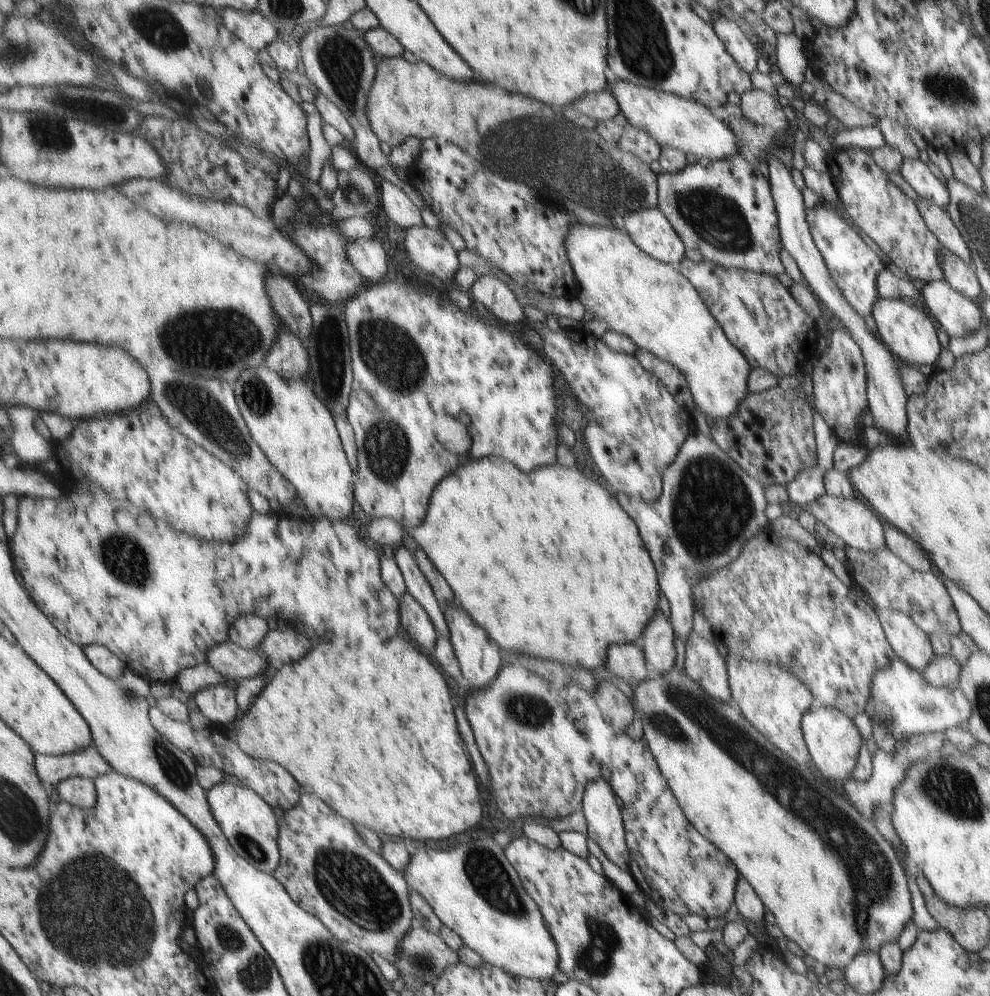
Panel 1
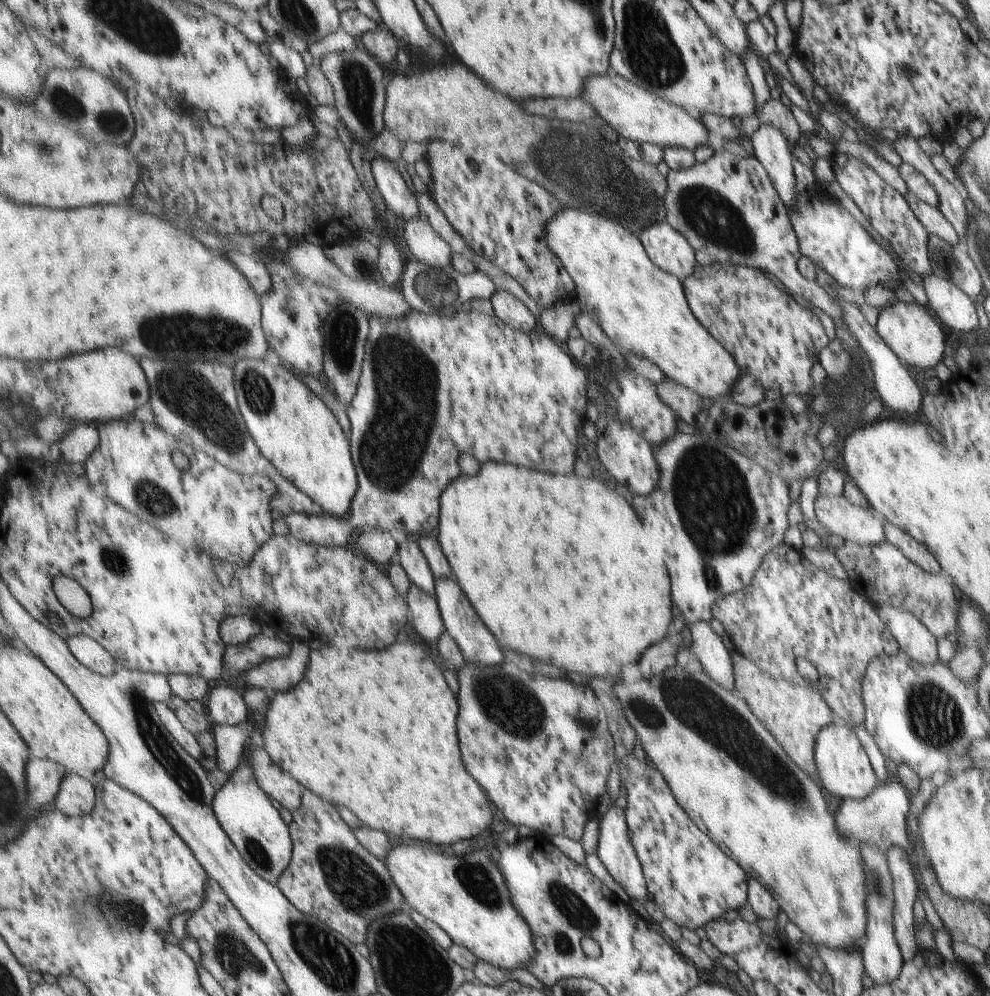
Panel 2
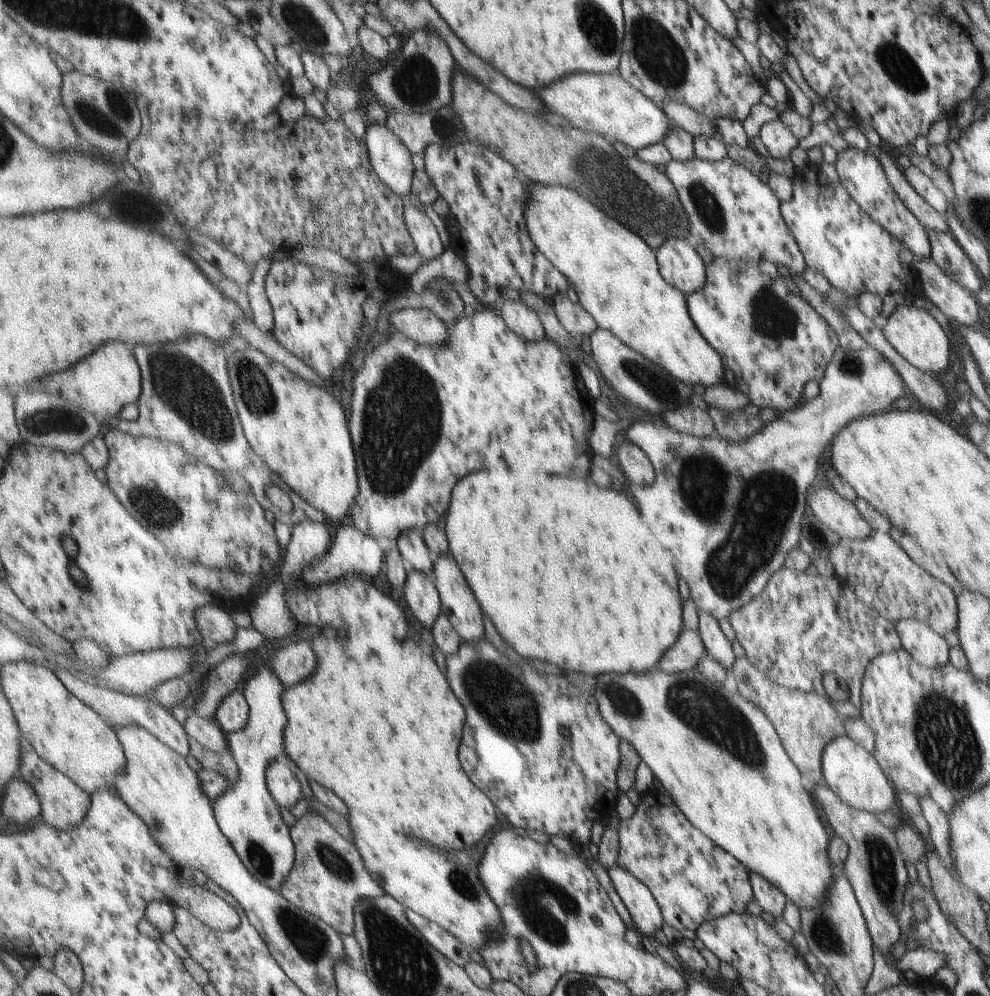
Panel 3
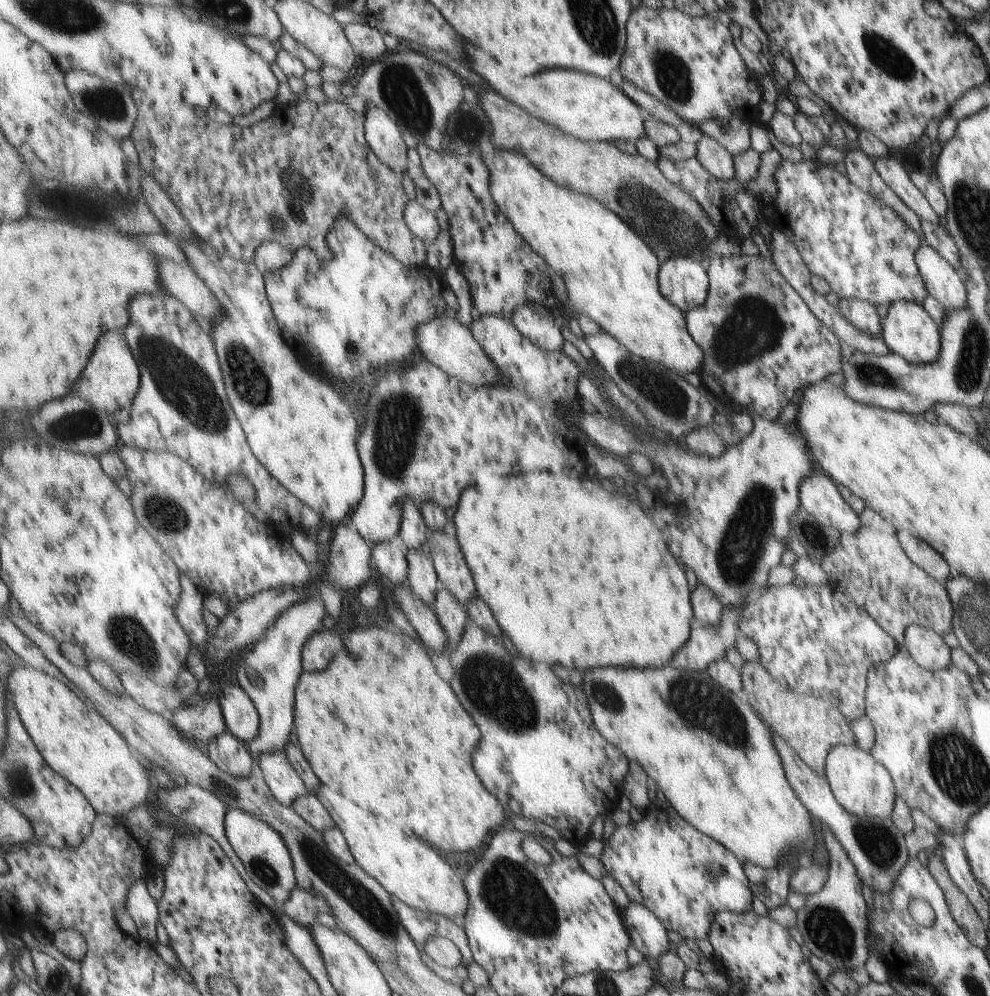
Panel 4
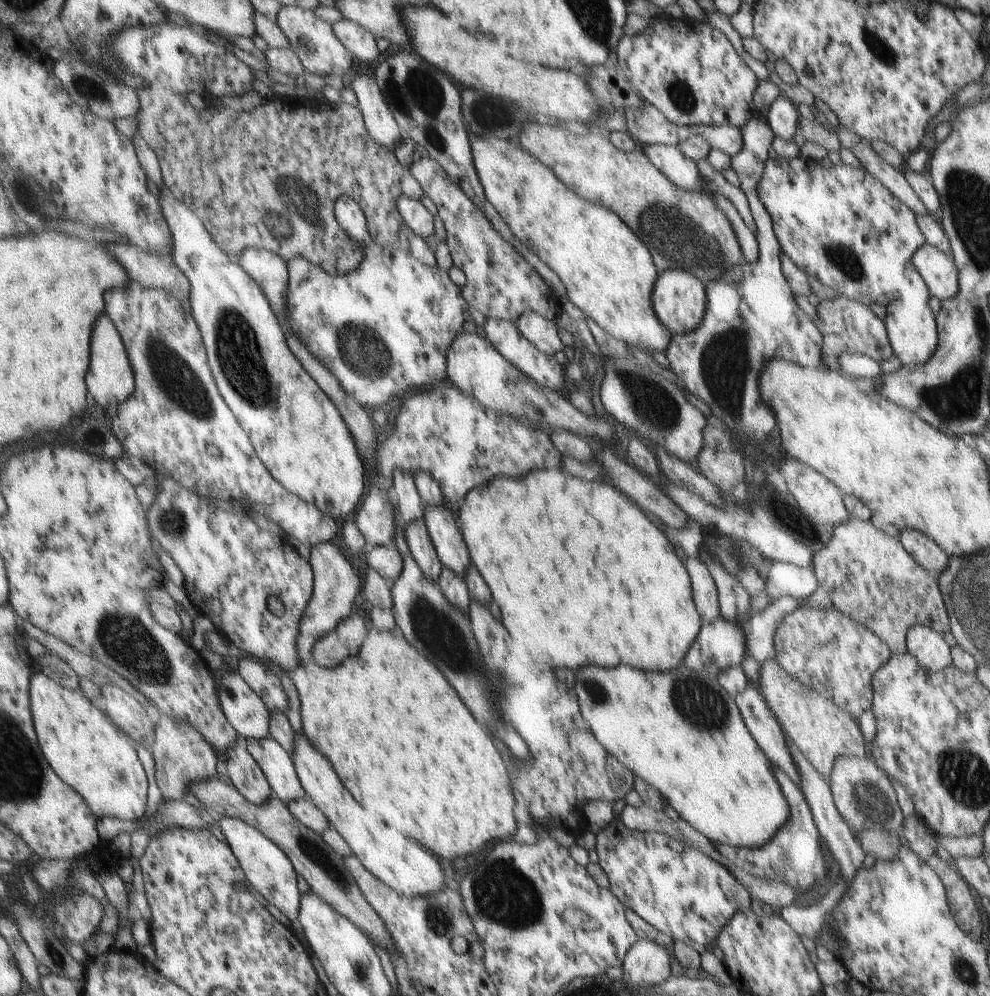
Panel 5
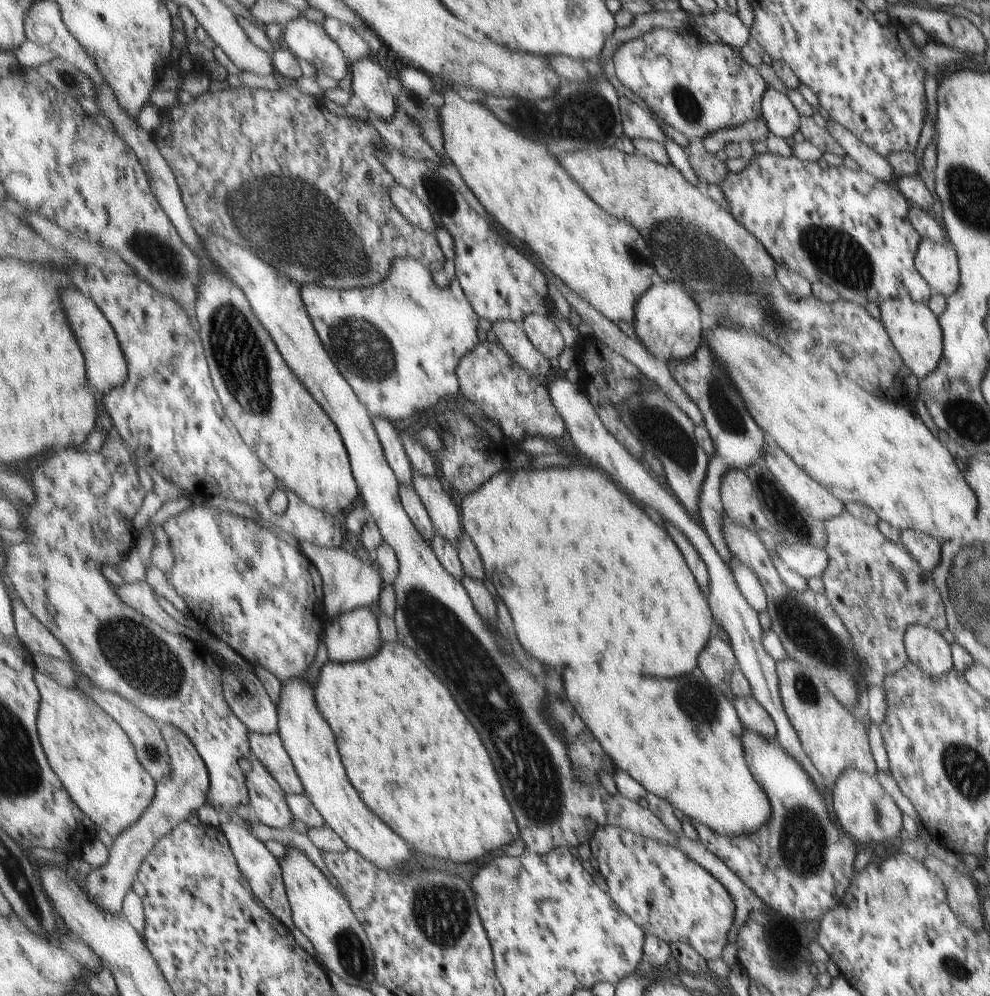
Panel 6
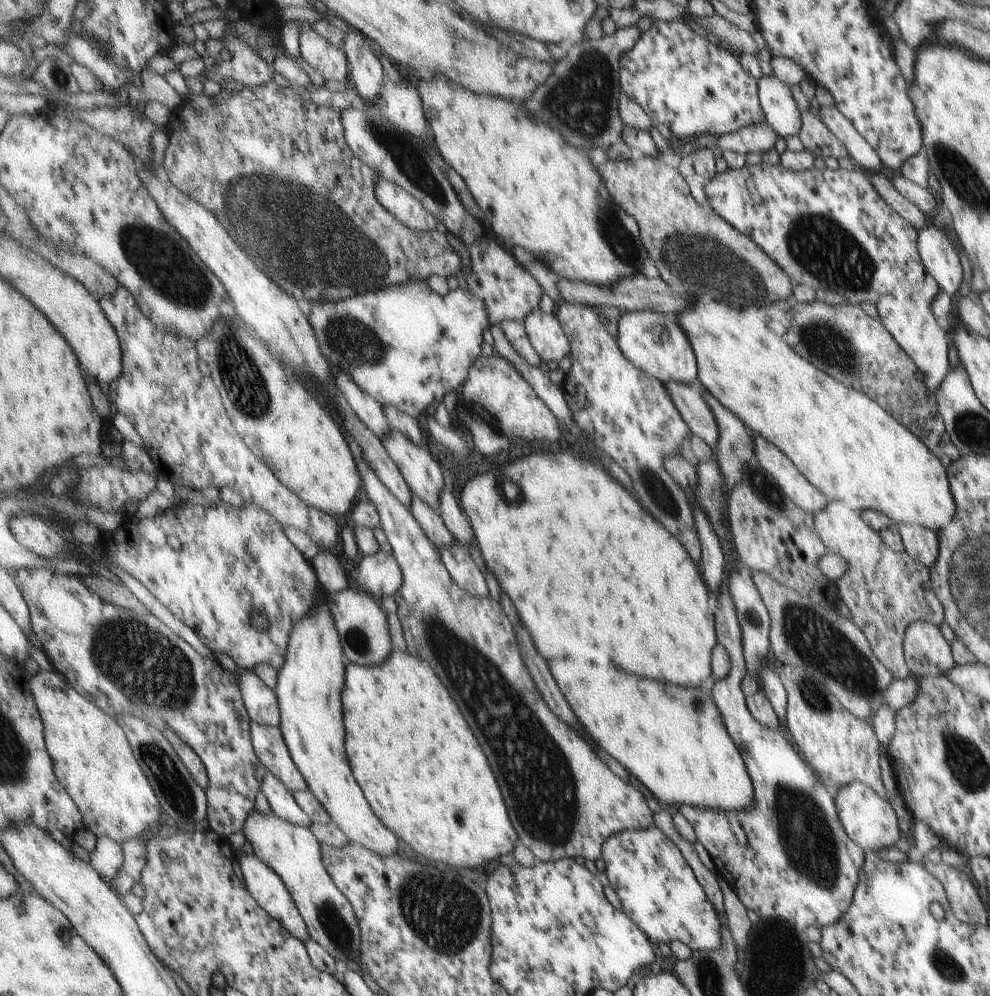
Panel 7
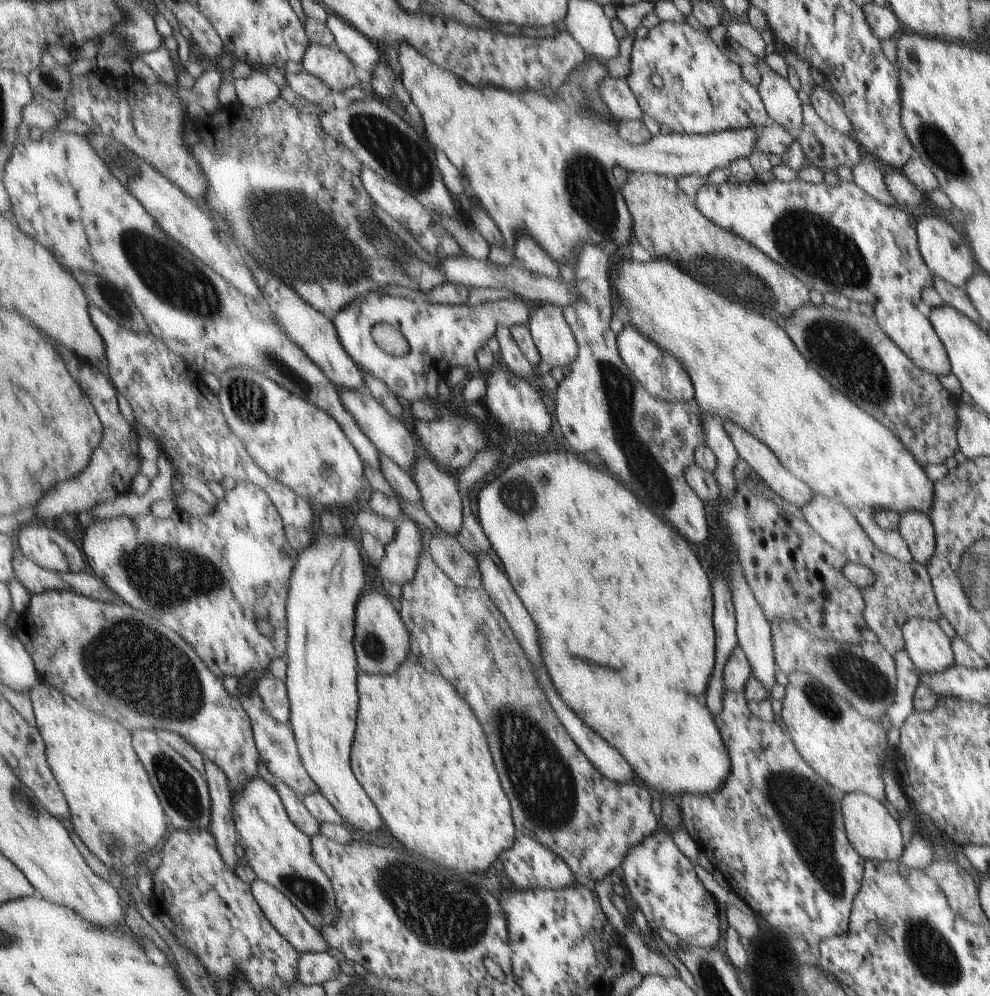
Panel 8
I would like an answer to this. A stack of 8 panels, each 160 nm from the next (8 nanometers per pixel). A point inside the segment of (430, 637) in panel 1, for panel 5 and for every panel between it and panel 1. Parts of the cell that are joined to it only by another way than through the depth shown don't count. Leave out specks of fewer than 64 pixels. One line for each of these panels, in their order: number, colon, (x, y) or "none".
2: (427, 620)
3: (421, 594)
4: (423, 578)
5: (422, 545)

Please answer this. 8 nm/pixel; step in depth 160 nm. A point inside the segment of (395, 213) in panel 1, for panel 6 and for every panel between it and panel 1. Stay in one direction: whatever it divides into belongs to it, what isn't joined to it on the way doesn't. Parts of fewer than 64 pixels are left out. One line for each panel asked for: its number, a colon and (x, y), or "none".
2: (394, 188)
3: (392, 160)
4: (384, 135)
5: (381, 123)
6: (370, 82)

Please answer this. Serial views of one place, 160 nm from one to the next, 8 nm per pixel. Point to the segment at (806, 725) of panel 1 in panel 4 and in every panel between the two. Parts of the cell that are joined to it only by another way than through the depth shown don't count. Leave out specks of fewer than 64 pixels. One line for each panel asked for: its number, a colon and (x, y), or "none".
2: (842, 767)
3: (852, 773)
4: (863, 787)

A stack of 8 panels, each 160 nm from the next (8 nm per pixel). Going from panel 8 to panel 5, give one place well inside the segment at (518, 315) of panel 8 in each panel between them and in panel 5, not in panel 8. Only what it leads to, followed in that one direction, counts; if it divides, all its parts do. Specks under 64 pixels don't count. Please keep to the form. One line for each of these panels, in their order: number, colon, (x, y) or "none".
5: (386, 328)
6: (399, 343)
7: (412, 366)

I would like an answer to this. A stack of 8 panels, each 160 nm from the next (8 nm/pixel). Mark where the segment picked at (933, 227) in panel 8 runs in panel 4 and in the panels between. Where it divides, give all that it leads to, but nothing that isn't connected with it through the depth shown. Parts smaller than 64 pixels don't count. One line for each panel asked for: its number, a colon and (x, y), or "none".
4: (942, 283)
5: (939, 274)
6: (935, 262)
7: (940, 258)

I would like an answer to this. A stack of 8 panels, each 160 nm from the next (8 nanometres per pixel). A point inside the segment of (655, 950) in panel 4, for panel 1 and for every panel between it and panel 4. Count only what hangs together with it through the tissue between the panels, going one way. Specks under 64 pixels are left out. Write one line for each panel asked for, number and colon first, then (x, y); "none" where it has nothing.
1: (605, 826)
2: (614, 851)
3: (645, 915)

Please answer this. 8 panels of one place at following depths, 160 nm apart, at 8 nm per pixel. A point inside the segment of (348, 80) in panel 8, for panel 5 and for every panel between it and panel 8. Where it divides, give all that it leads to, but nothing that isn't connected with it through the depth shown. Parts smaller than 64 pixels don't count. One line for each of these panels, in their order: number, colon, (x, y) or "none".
5: (315, 42)
6: (308, 40)
7: (331, 62)

